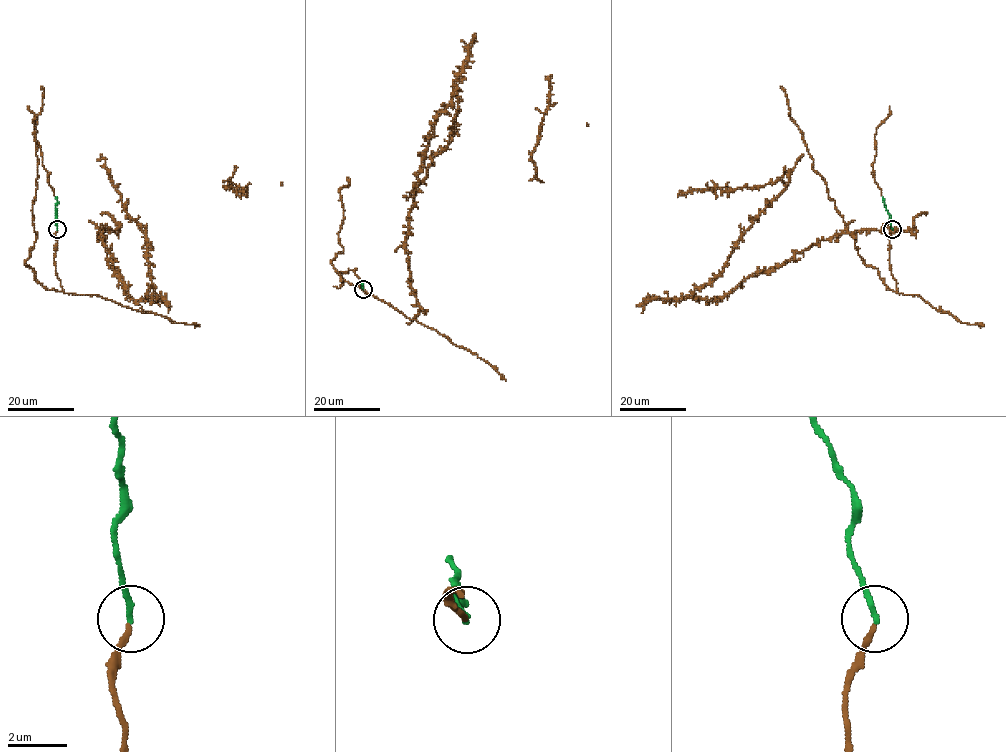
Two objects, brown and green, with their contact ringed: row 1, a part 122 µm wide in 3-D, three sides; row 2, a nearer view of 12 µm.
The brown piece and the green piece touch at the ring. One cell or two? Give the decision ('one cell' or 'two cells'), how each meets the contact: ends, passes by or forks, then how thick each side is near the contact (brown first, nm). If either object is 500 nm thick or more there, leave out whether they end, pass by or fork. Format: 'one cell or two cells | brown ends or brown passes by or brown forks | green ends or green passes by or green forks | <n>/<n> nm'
one cell | brown ends | green ends | 170/180 nm

